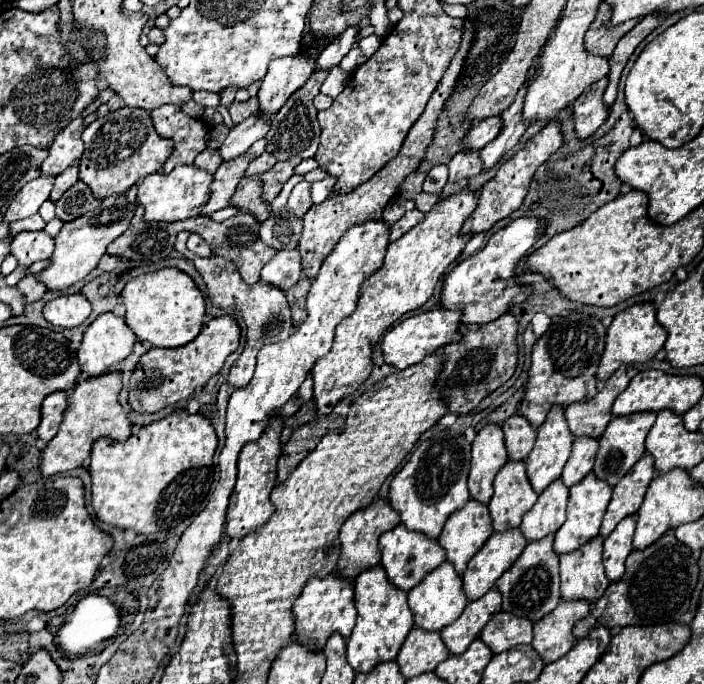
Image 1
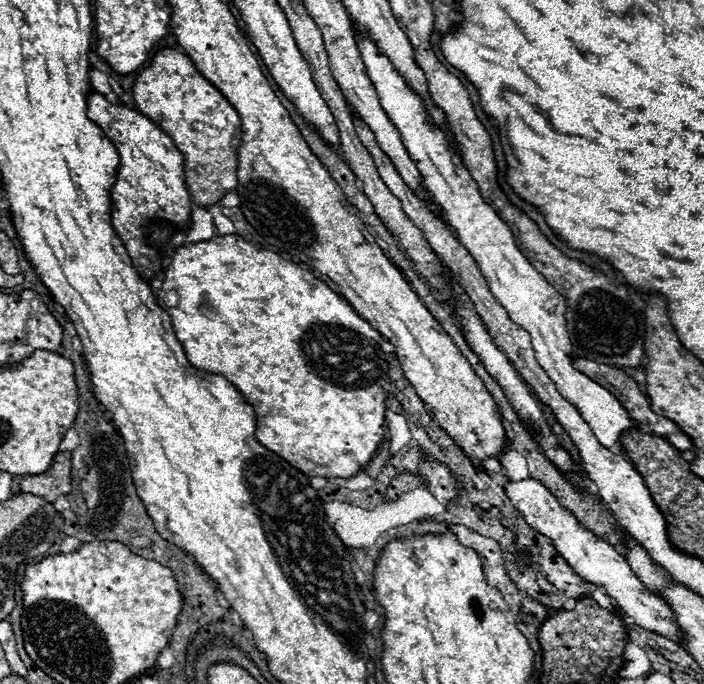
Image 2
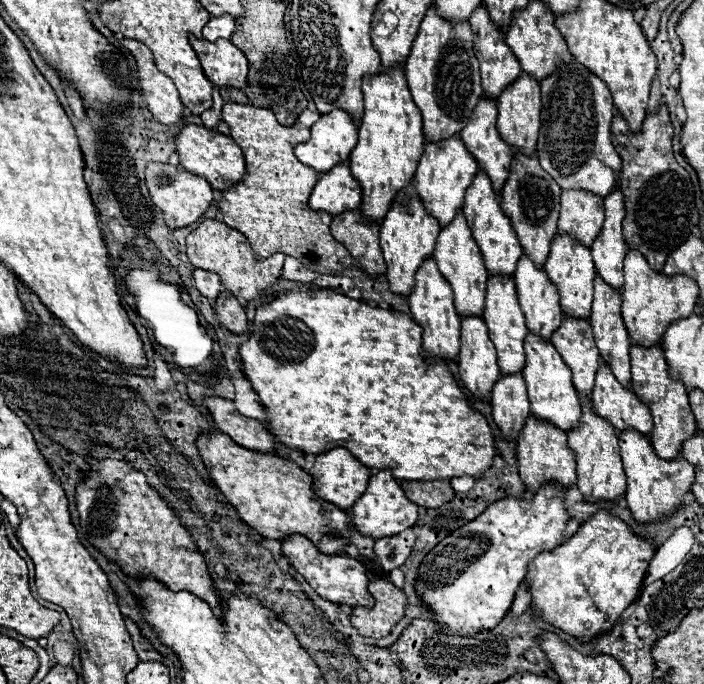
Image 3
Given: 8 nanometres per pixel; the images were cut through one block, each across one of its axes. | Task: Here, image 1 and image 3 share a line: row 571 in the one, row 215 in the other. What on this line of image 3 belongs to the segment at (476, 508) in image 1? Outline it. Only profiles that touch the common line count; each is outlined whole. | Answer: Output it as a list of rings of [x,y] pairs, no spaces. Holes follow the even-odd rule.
[[[462,210],[456,212],[456,218],[446,228],[442,228],[442,232],[436,240],[434,258],[436,258],[436,264],[440,266],[440,272],[448,278],[448,282],[452,282],[452,290],[456,290],[456,310],[458,310],[458,314],[460,316],[482,314],[488,270],[484,266],[484,258],[480,254],[480,248],[478,248],[476,240],[472,238],[472,230],[470,230]]]

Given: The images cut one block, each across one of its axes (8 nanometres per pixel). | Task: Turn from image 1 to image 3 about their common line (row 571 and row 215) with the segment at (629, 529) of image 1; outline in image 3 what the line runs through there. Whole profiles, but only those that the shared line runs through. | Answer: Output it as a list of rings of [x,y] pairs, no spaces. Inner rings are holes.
[[[616,188],[606,196],[606,220],[592,244],[592,258],[598,274],[614,288],[622,288],[622,262],[628,252],[622,234],[624,194]]]

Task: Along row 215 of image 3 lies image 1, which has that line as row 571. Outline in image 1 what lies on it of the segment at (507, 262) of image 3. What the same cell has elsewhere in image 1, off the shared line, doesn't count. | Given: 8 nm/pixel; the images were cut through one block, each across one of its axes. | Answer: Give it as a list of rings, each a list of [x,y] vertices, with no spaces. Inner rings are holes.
[[[510,528],[508,532],[494,532],[486,544],[472,556],[468,568],[462,574],[464,592],[468,600],[484,596],[494,588],[496,580],[516,562],[526,546],[526,538],[520,528]]]

